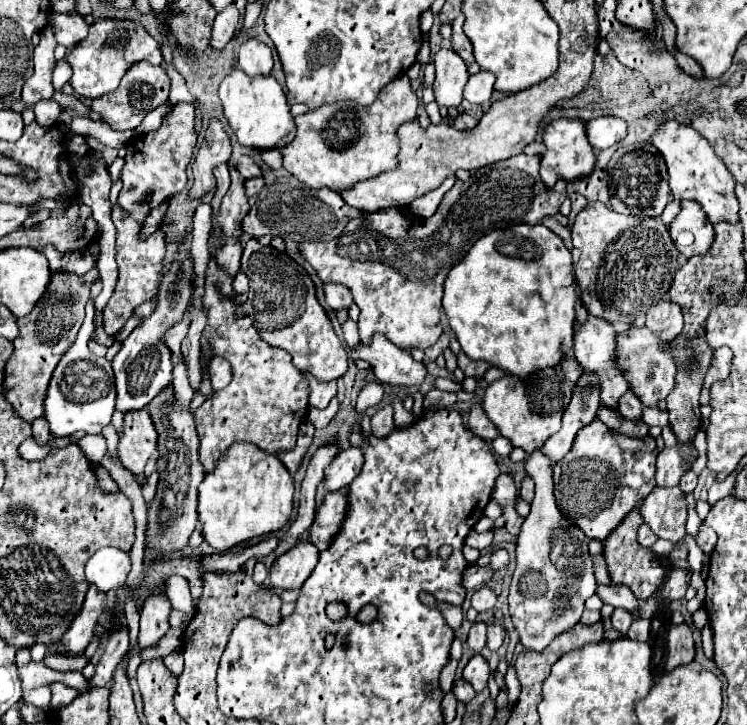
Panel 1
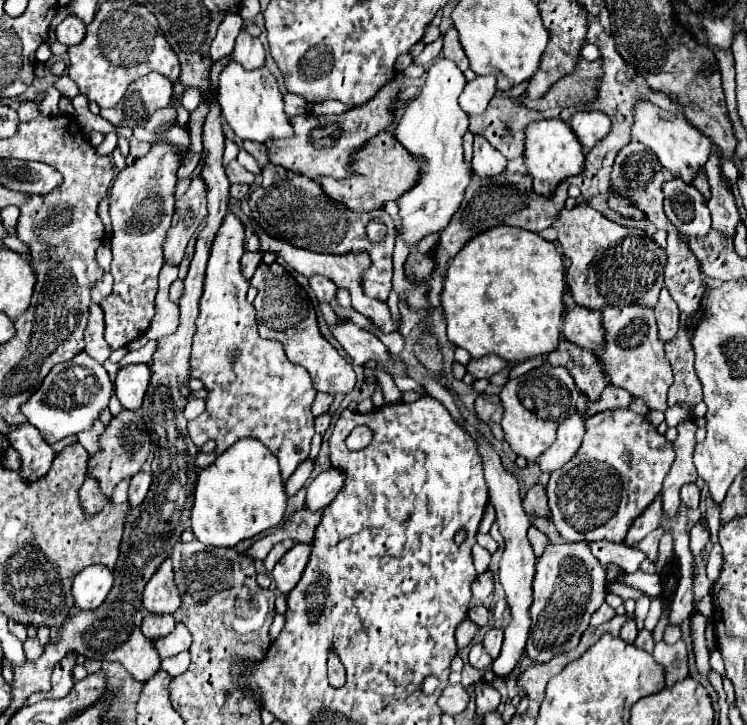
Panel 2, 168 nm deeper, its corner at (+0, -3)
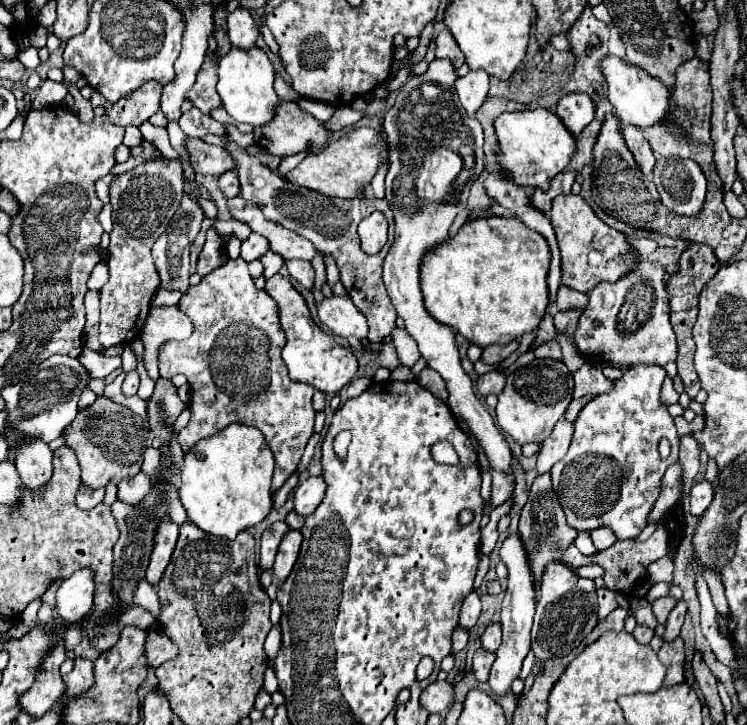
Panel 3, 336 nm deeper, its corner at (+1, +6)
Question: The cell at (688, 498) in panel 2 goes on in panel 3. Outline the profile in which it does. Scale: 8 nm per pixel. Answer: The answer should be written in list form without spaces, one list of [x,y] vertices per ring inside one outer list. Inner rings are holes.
[[[708,481],[696,483],[690,491],[690,511],[692,511],[692,515],[700,517],[704,513],[704,509],[708,509],[712,497],[714,497],[714,491],[712,491],[712,485]]]

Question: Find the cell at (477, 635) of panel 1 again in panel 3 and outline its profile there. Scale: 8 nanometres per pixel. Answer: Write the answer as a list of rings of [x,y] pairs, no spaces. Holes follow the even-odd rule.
[[[478,649],[478,651],[474,653],[474,659],[472,659],[474,677],[476,677],[478,681],[486,681],[492,663],[494,663],[494,653],[490,653],[490,651],[486,651],[486,649]]]

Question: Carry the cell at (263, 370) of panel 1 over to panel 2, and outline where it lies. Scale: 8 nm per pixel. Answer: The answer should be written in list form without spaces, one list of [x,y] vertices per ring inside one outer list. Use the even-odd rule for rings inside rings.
[[[227,214],[215,236],[207,264],[189,364],[191,378],[199,378],[209,392],[205,398],[207,406],[201,416],[189,420],[187,428],[197,448],[211,438],[217,442],[215,452],[197,454],[195,462],[199,468],[207,468],[209,462],[213,462],[237,440],[257,438],[277,456],[281,478],[287,480],[309,456],[309,444],[315,434],[311,404],[317,390],[313,388],[307,370],[293,366],[277,340],[265,340],[259,336],[255,306],[247,302],[249,280],[241,274],[239,264],[245,252],[243,244],[245,230],[241,220]]]

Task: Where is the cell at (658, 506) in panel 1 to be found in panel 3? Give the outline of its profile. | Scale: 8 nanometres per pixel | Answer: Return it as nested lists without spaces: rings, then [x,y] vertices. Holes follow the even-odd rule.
[[[680,599],[680,601],[674,605],[674,609],[670,611],[670,617],[668,617],[668,621],[666,621],[666,635],[664,635],[666,641],[672,641],[674,637],[678,637],[680,627],[682,627],[684,617],[686,617],[686,611],[688,611],[688,605],[686,605],[684,599]]]

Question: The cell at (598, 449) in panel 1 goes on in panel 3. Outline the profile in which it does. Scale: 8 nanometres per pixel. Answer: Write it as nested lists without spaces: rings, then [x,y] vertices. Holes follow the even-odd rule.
[[[636,365],[636,369],[628,369],[628,371],[616,381],[616,385],[614,385],[612,391],[594,397],[594,399],[580,411],[578,419],[574,421],[574,427],[576,427],[576,429],[574,429],[572,445],[570,445],[568,453],[552,467],[550,475],[552,475],[554,493],[558,495],[558,501],[560,501],[560,505],[562,505],[562,511],[564,511],[566,519],[568,519],[568,525],[574,527],[576,531],[592,531],[592,529],[598,529],[598,527],[610,527],[618,539],[632,539],[632,537],[638,537],[640,531],[646,527],[646,517],[648,517],[648,513],[650,513],[650,509],[652,509],[652,505],[656,503],[656,497],[658,497],[658,493],[660,493],[660,479],[662,479],[664,471],[666,471],[672,463],[678,461],[678,433],[676,433],[676,427],[674,427],[674,419],[668,415],[666,405],[660,403],[660,387],[662,387],[664,377],[666,377],[666,371],[664,371],[662,367],[656,367],[656,365],[648,365],[648,367],[646,367],[646,365]],[[662,437],[666,437],[666,439],[672,443],[672,455],[670,455],[668,459],[660,459],[660,455],[658,455],[658,441],[660,441]]]

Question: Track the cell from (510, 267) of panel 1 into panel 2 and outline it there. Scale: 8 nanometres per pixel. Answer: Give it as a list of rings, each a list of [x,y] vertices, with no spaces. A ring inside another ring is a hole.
[[[495,226],[493,230],[479,234],[477,238],[469,240],[447,264],[441,308],[447,320],[449,340],[455,346],[465,348],[475,360],[483,358],[485,354],[497,354],[507,362],[525,362],[535,356],[547,356],[557,348],[561,338],[559,324],[565,312],[563,280],[563,256],[557,252],[553,242],[543,240],[539,234],[505,226]]]

